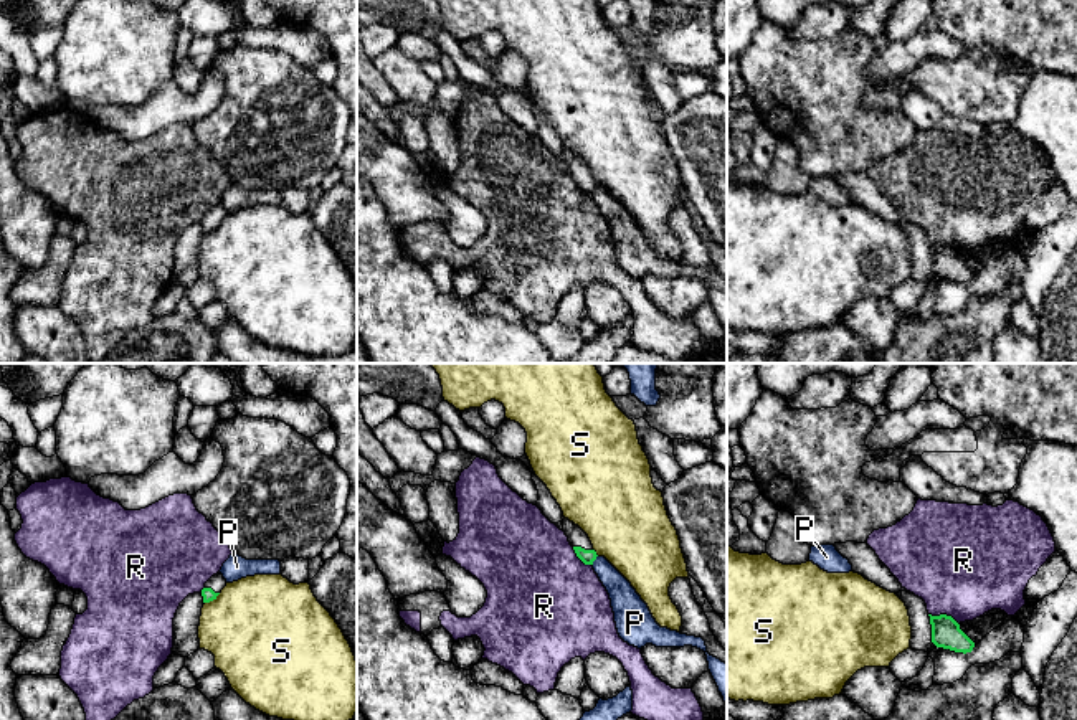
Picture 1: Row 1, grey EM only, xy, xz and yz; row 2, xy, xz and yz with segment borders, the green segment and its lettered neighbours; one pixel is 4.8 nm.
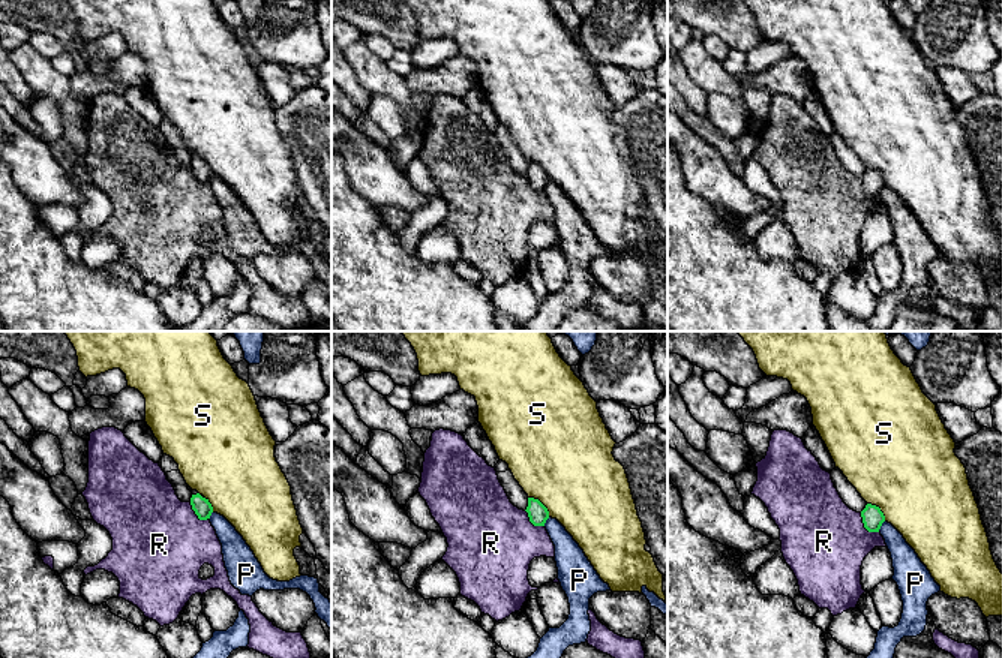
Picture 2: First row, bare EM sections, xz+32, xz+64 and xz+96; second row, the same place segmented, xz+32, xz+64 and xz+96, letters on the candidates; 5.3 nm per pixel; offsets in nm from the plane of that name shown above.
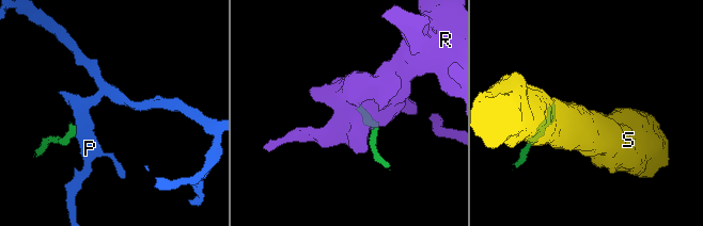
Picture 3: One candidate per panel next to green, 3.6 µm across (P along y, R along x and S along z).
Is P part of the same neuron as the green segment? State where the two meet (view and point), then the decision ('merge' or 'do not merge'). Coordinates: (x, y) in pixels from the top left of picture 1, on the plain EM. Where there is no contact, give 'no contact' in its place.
meets green in xz at (595, 189); do not merge

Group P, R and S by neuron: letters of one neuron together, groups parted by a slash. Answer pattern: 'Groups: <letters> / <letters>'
Groups: P / R / S

